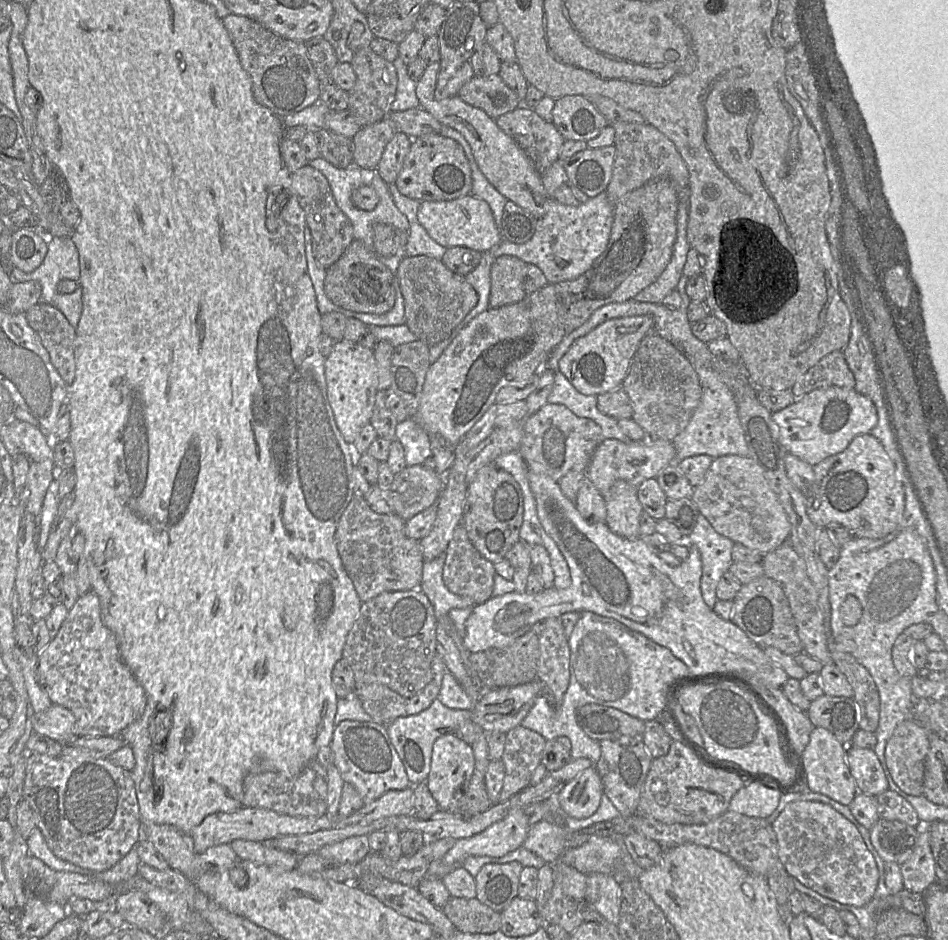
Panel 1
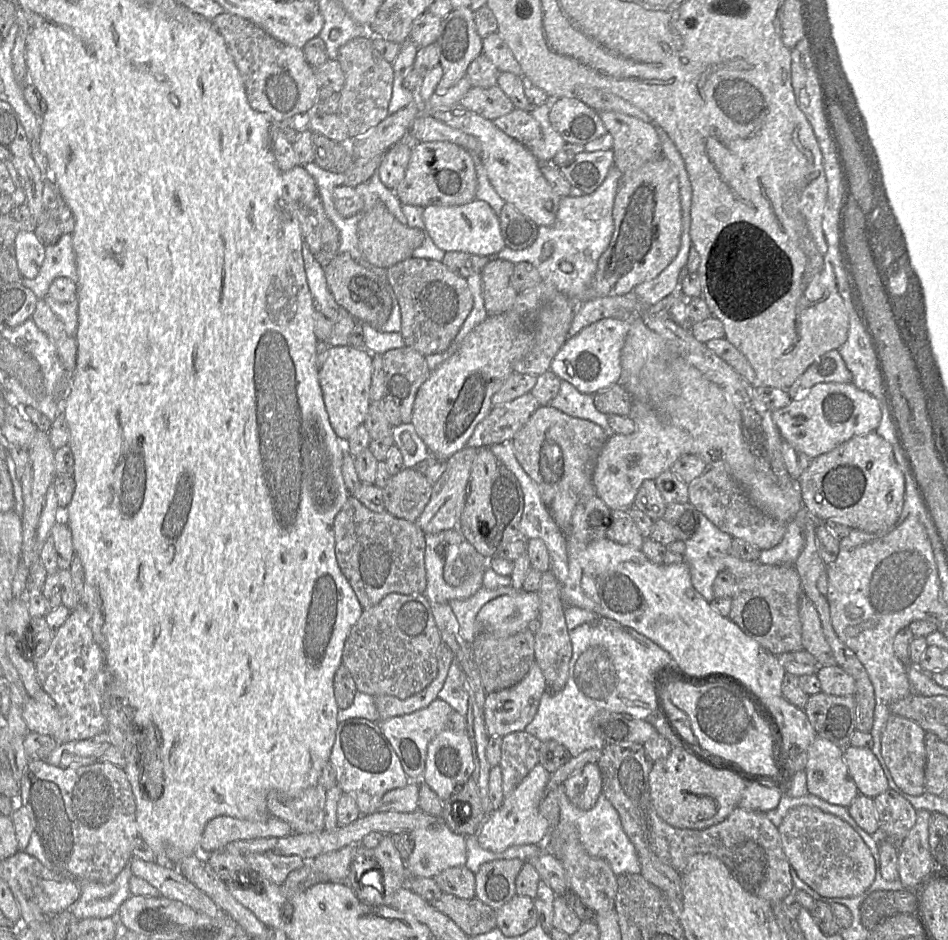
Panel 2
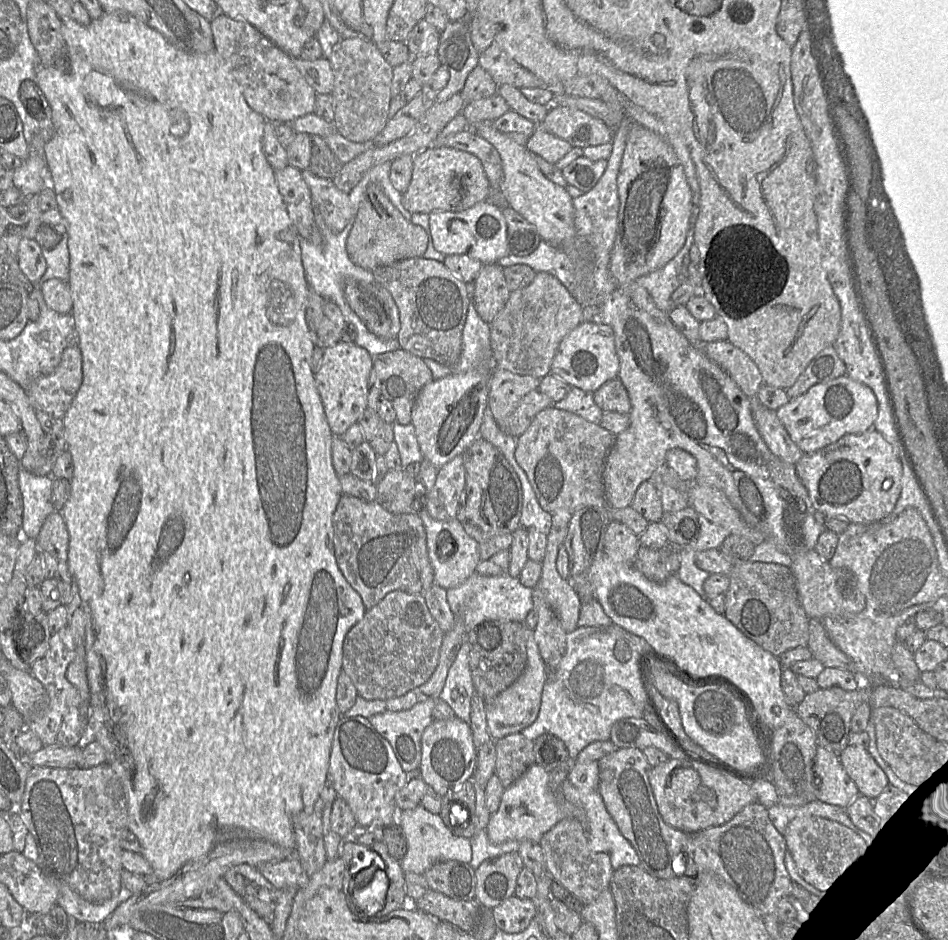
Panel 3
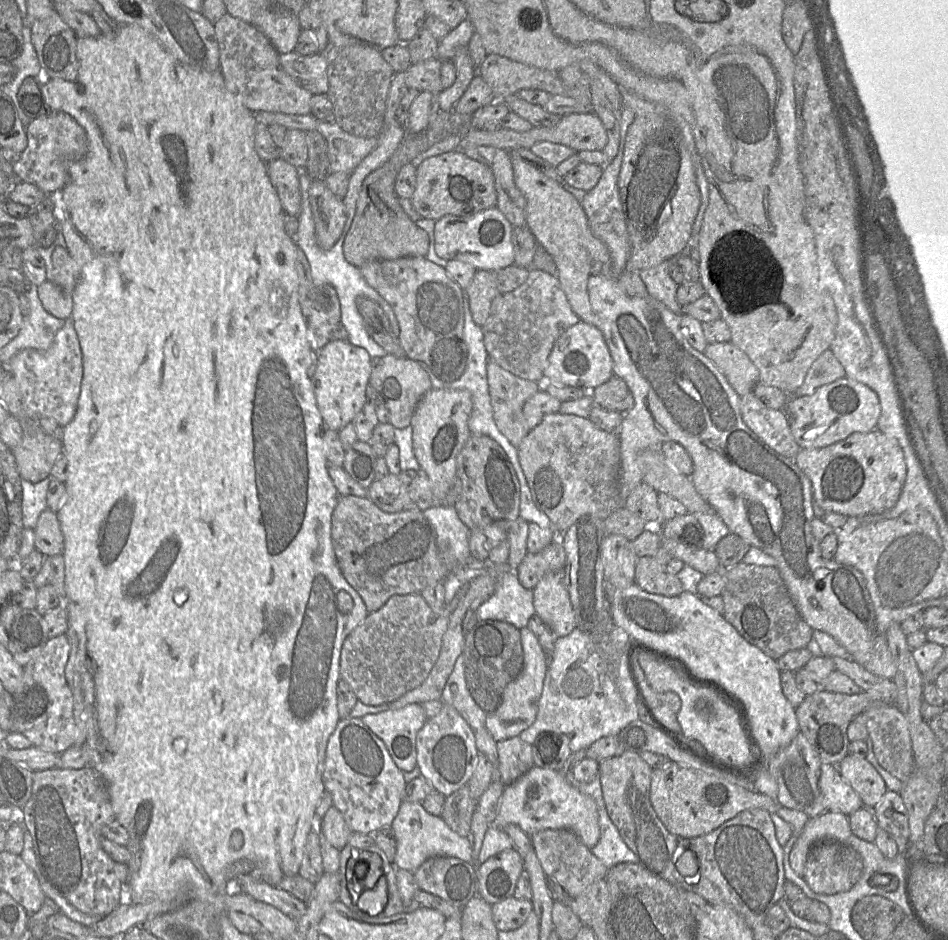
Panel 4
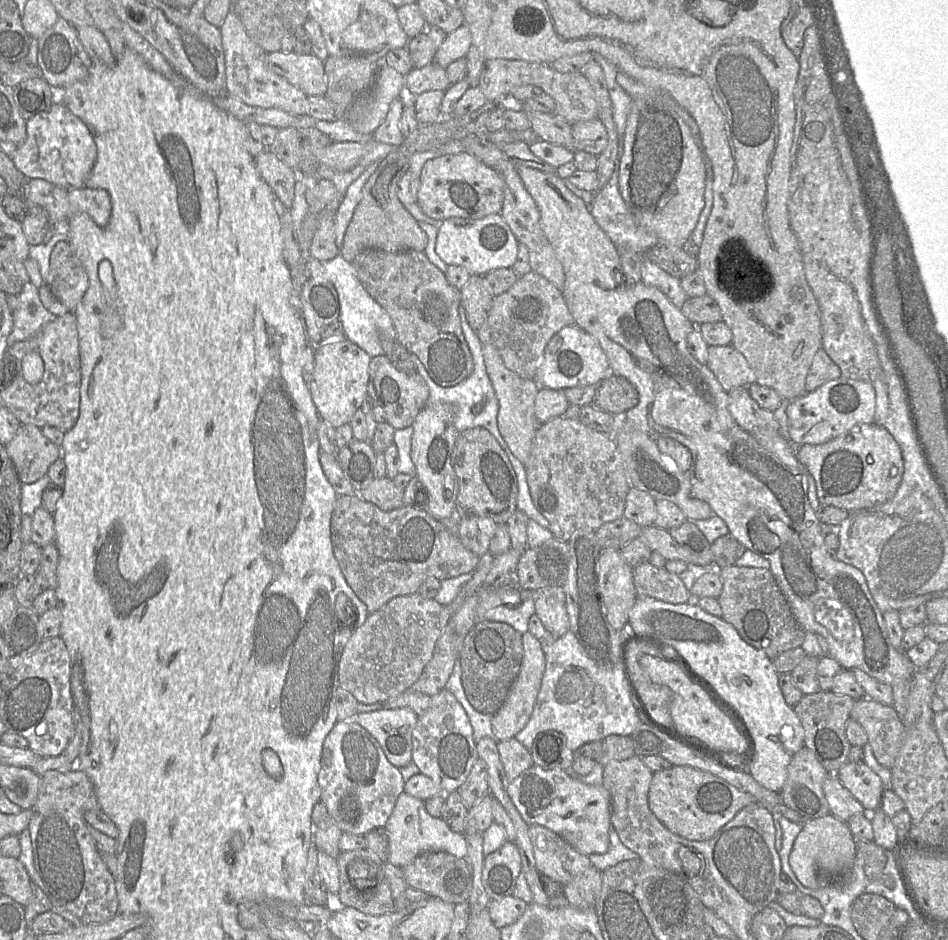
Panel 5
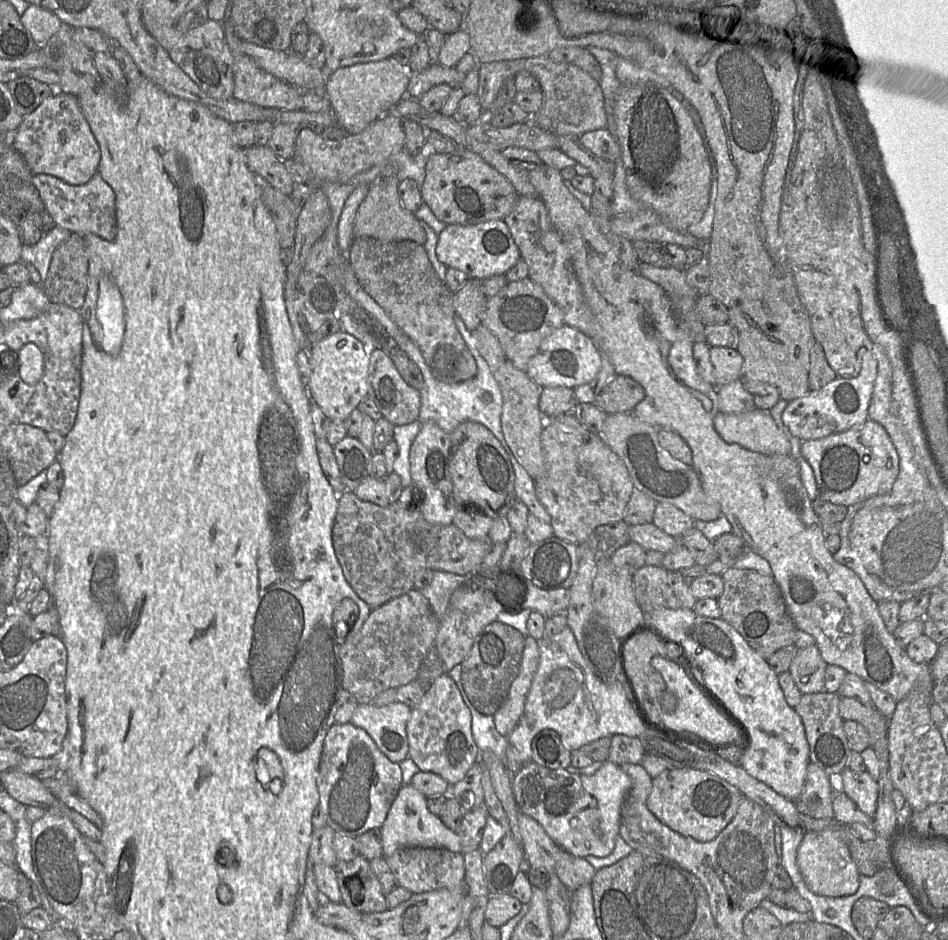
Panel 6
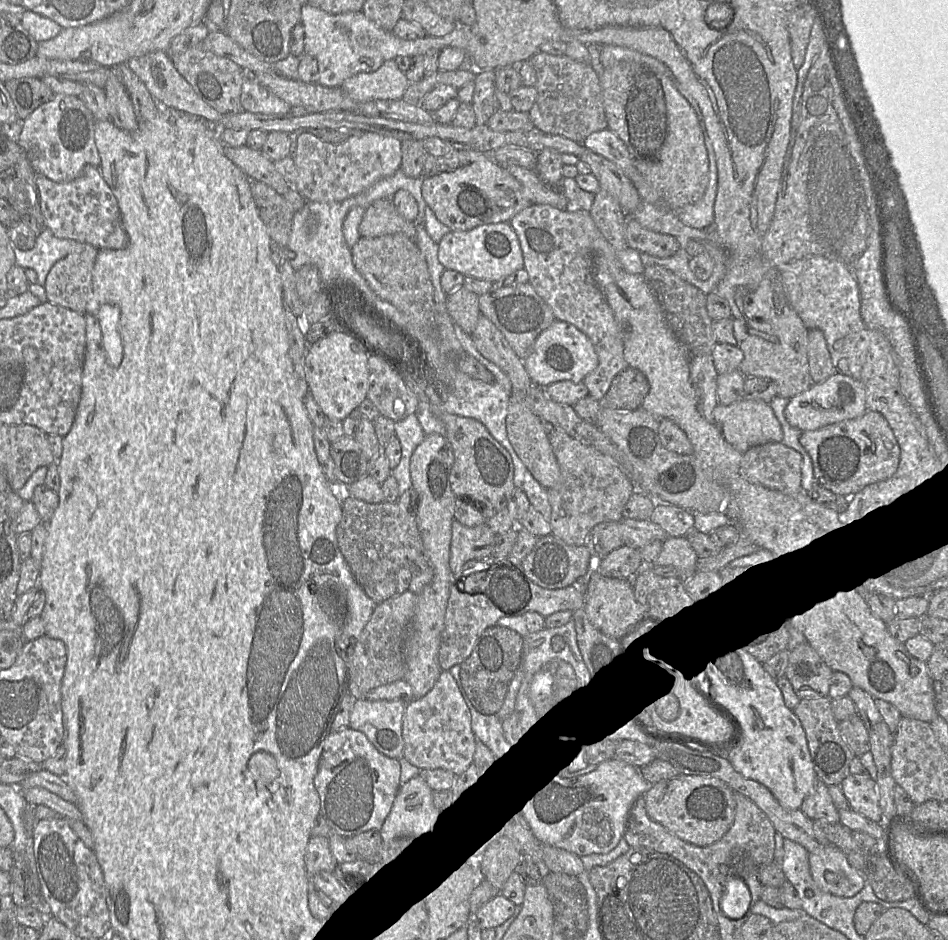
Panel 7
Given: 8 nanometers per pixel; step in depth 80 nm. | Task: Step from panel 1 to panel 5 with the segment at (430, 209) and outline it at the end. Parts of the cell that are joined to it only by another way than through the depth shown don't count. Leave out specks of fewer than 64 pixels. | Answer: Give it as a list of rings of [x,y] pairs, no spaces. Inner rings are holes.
[[[489,214],[481,219],[451,217],[443,220],[437,230],[435,251],[447,265],[465,267],[471,275],[485,275],[498,268],[512,267],[519,242],[501,214]]]

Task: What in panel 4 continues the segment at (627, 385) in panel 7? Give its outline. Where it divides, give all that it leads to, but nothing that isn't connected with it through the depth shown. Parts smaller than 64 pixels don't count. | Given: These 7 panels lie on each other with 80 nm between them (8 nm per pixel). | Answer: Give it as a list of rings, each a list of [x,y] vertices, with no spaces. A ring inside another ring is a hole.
[[[614,375],[590,393],[594,405],[604,410],[625,414],[634,404],[633,395],[625,381]]]

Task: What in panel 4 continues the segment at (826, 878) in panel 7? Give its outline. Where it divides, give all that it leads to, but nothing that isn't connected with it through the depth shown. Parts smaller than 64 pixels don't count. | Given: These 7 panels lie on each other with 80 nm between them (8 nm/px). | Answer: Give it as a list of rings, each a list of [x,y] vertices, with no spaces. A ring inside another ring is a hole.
[[[825,811],[811,818],[790,852],[790,865],[797,875],[803,877],[809,851],[822,842],[848,844],[852,835],[848,816],[842,813]]]

